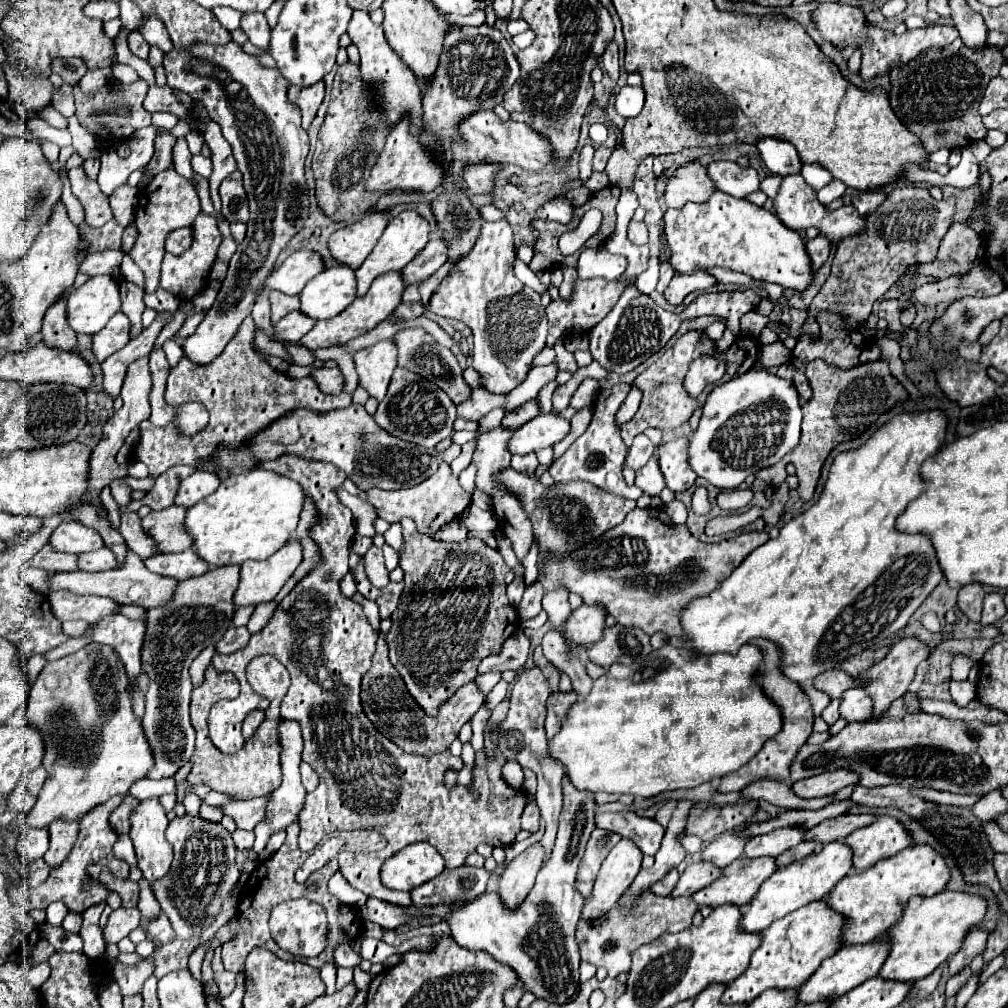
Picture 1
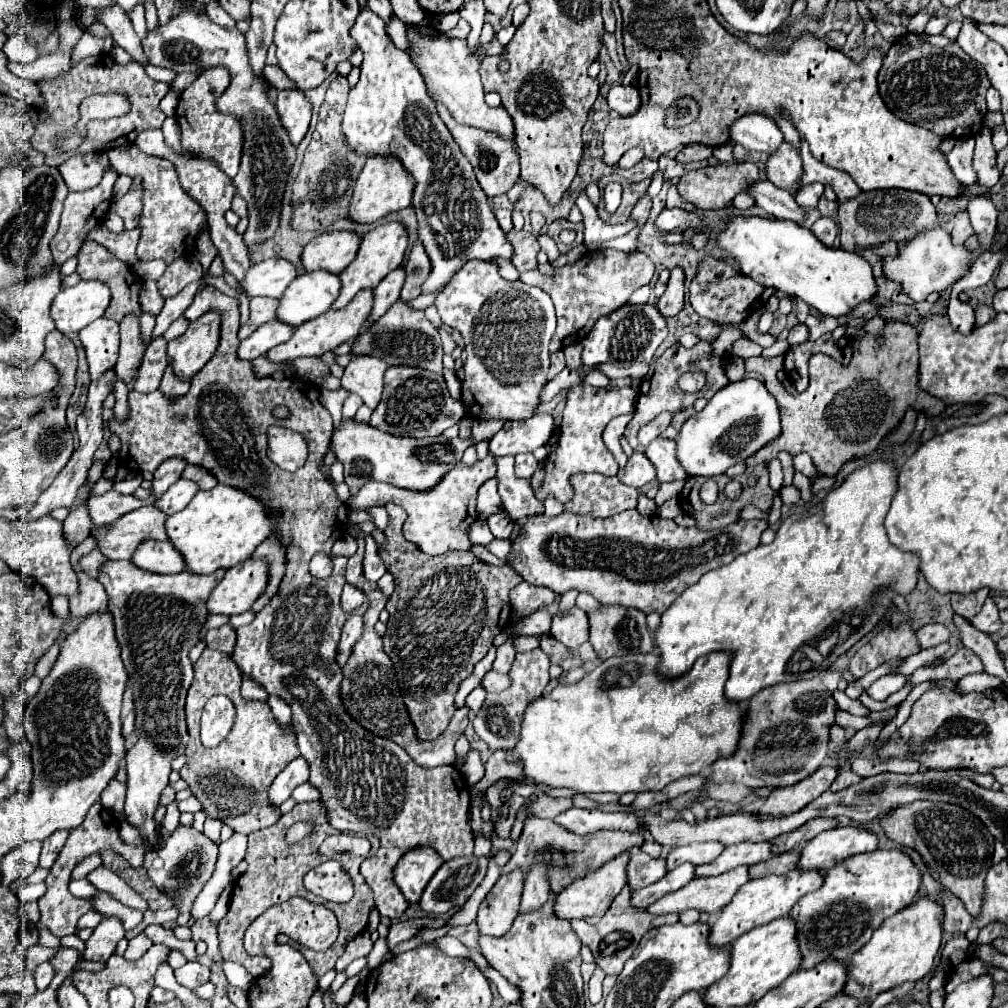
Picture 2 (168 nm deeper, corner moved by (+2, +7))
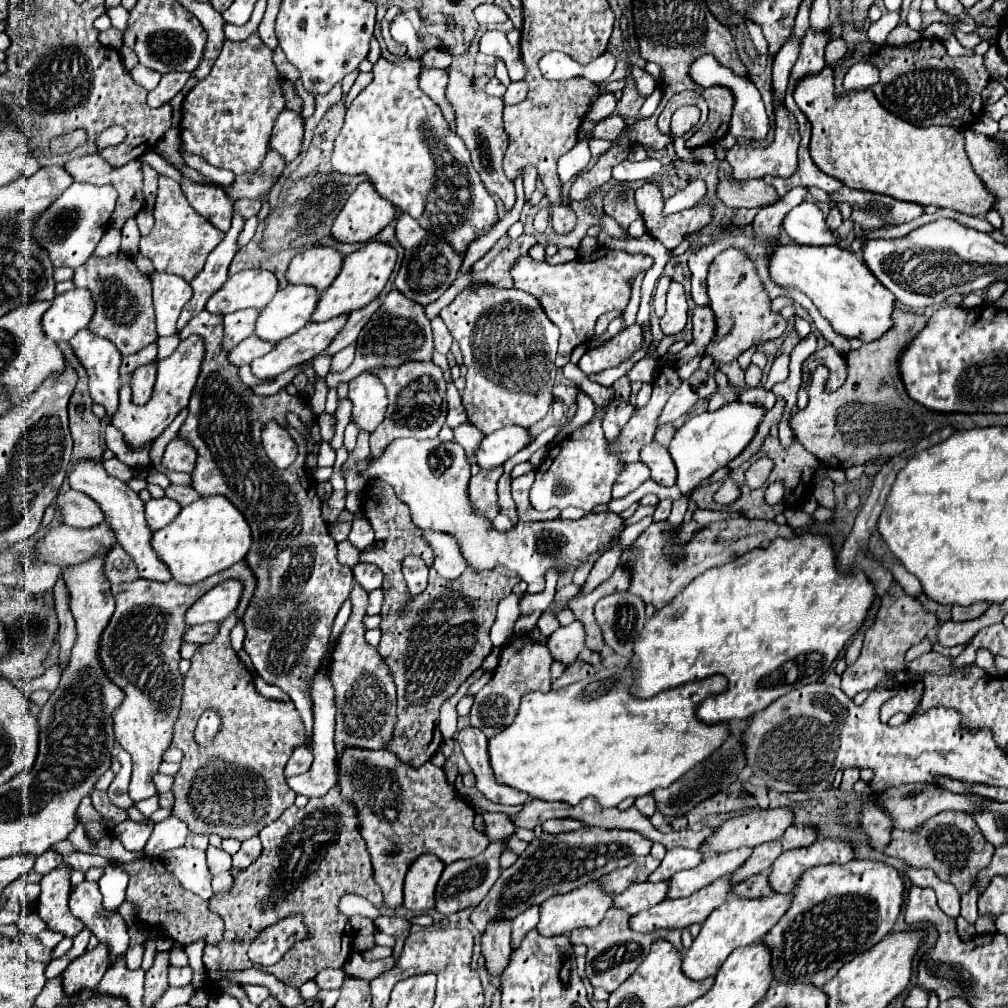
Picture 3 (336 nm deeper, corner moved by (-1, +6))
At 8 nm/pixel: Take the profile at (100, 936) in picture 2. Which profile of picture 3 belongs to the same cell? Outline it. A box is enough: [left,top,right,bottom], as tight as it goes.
[61,945,109,995]

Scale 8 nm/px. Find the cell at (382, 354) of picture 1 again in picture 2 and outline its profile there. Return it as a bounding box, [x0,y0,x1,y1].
[342,354,388,410]

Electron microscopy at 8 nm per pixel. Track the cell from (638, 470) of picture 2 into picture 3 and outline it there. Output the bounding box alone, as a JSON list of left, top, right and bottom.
[613,463,649,499]

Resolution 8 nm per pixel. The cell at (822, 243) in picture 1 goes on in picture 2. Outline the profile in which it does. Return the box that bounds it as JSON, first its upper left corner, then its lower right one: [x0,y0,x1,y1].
[810,218,836,246]

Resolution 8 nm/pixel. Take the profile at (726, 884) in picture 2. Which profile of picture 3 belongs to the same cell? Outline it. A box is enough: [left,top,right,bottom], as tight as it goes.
[629,877,731,933]

